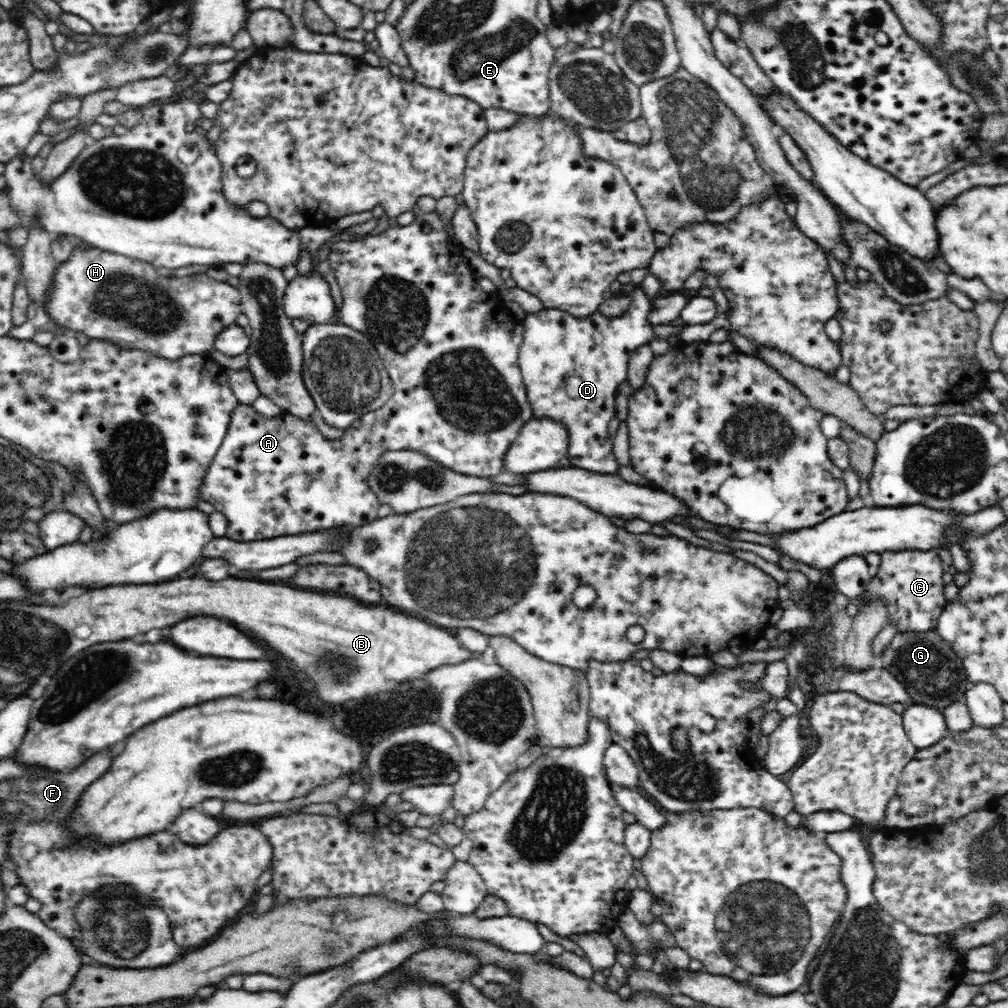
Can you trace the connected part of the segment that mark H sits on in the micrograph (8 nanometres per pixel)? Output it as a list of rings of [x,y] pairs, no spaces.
[[[87,244],[86,248],[76,246],[64,262],[58,263],[47,299],[41,306],[50,322],[48,327],[55,332],[108,340],[122,348],[138,348],[168,360],[194,354],[208,355],[216,334],[235,324],[242,312],[240,291],[226,282],[213,282],[206,275],[175,278],[169,273],[158,270],[152,263],[101,251],[92,245]]]

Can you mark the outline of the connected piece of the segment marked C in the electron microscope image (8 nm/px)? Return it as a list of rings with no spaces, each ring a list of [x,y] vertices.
[[[936,549],[883,552],[878,572],[872,577],[861,600],[881,598],[887,608],[887,622],[894,622],[898,633],[935,631],[947,602],[942,579],[946,570]]]

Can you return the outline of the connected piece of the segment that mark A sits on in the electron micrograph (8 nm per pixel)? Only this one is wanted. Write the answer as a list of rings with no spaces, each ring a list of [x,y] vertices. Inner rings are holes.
[[[415,212],[416,218],[412,223],[402,226],[392,221],[391,225],[384,232],[369,236],[366,239],[353,239],[351,241],[337,241],[332,243],[328,260],[331,264],[331,272],[340,287],[343,305],[341,307],[340,322],[348,325],[358,332],[364,333],[376,347],[378,355],[384,363],[384,367],[392,379],[392,396],[382,408],[372,410],[362,416],[362,425],[359,428],[347,428],[345,435],[341,439],[326,439],[318,430],[318,427],[310,421],[302,421],[288,412],[280,412],[278,417],[268,419],[254,410],[252,406],[238,404],[232,414],[230,424],[228,424],[226,436],[212,458],[208,472],[204,474],[202,486],[200,486],[200,500],[208,501],[216,511],[222,513],[228,519],[228,530],[226,537],[236,542],[252,542],[254,540],[268,540],[278,536],[296,535],[304,532],[318,531],[320,529],[330,529],[335,527],[357,527],[377,519],[378,508],[381,500],[373,493],[370,485],[367,484],[368,475],[376,466],[378,458],[388,451],[418,451],[426,455],[429,459],[444,464],[446,468],[458,472],[458,474],[468,474],[468,476],[478,476],[487,478],[496,476],[504,468],[504,456],[508,448],[519,435],[520,429],[530,420],[535,419],[532,407],[526,396],[523,376],[517,363],[520,344],[524,340],[524,327],[514,318],[506,313],[504,301],[497,292],[486,293],[478,280],[468,278],[468,276],[454,276],[450,268],[450,258],[454,252],[450,250],[450,242],[446,238],[445,225],[438,213],[426,214]],[[430,224],[430,232],[424,231],[424,226]]]

